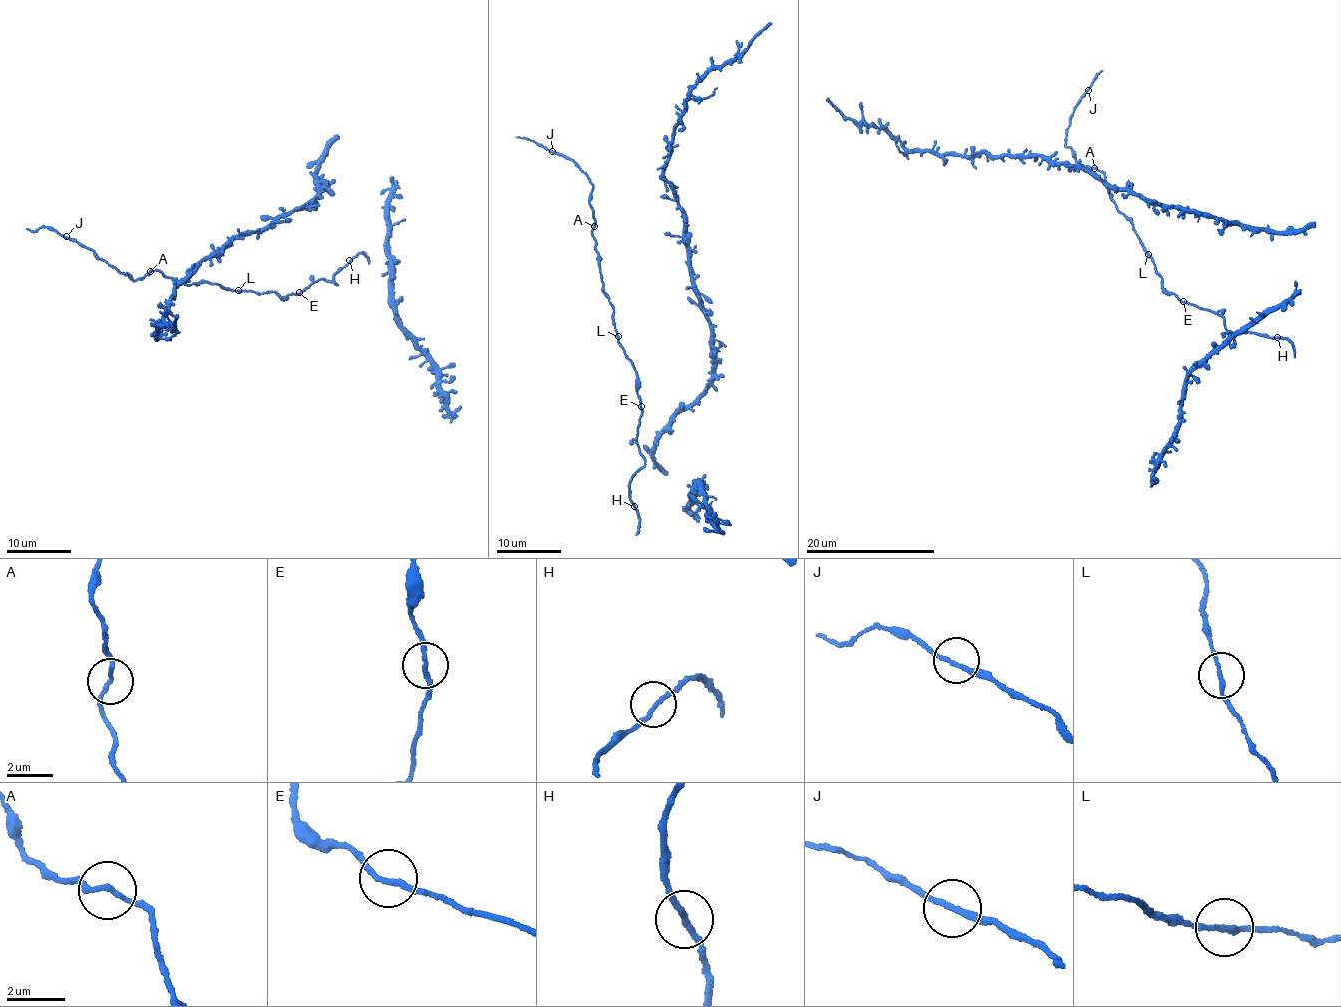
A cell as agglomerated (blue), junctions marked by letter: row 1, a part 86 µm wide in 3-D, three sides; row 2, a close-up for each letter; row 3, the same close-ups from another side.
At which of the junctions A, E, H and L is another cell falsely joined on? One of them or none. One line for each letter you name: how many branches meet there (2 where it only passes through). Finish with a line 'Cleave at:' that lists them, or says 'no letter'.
Cleave at: no letter

